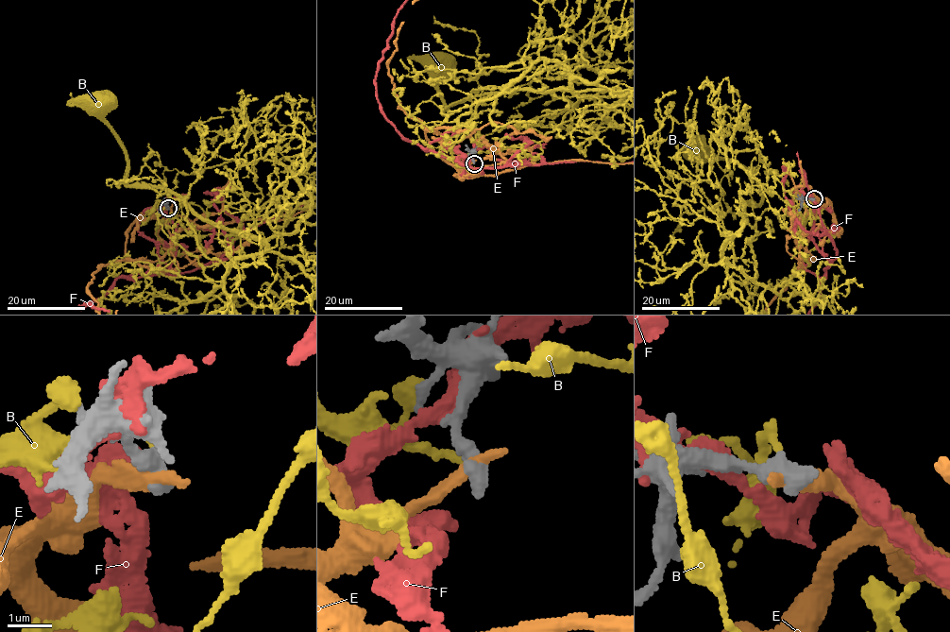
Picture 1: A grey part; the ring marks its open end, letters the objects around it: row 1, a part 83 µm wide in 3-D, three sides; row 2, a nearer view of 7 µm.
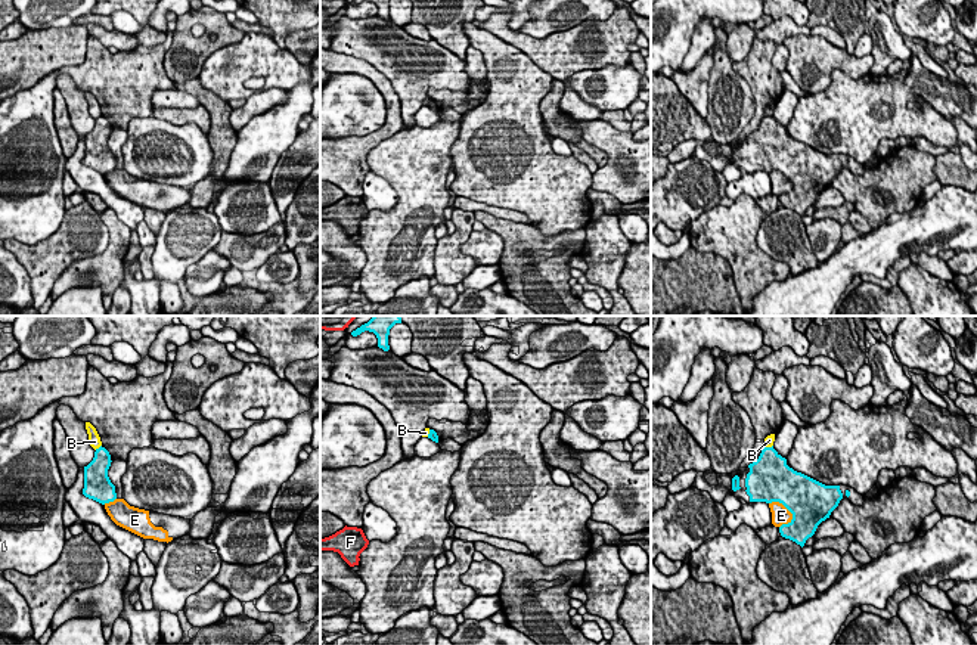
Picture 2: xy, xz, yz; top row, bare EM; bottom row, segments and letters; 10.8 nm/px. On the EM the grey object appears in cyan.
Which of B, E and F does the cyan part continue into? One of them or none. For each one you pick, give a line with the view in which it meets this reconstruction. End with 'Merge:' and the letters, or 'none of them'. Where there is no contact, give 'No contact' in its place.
Merge: none of them

